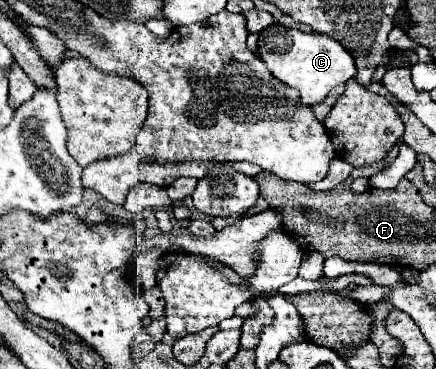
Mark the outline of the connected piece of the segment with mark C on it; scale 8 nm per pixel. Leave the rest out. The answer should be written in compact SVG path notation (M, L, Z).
M278 23L258 33L258 55L276 79L300 93L300 103L304 103L304 107L322 103L336 85L346 83L356 75L352 55L338 41L316 33L306 35Z

